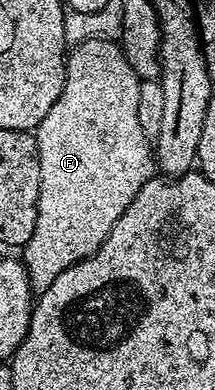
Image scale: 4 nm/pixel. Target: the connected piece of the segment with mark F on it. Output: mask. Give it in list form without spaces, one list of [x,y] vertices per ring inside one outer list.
[[[89,37],[72,46],[65,62],[65,82],[59,99],[35,130],[39,155],[39,203],[35,231],[23,247],[23,264],[34,290],[45,289],[67,267],[90,257],[139,195],[139,187],[155,175],[155,153],[150,138],[139,125],[138,102],[141,83],[137,72],[116,40]]]

